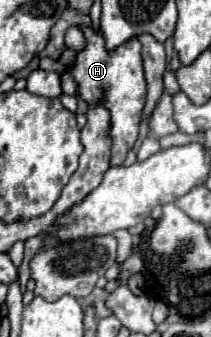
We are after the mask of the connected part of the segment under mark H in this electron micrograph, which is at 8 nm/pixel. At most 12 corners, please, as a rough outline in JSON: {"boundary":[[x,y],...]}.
{"boundary":[[79,25],[71,75],[111,113],[111,165],[135,145],[147,85],[137,37],[115,49]]}

